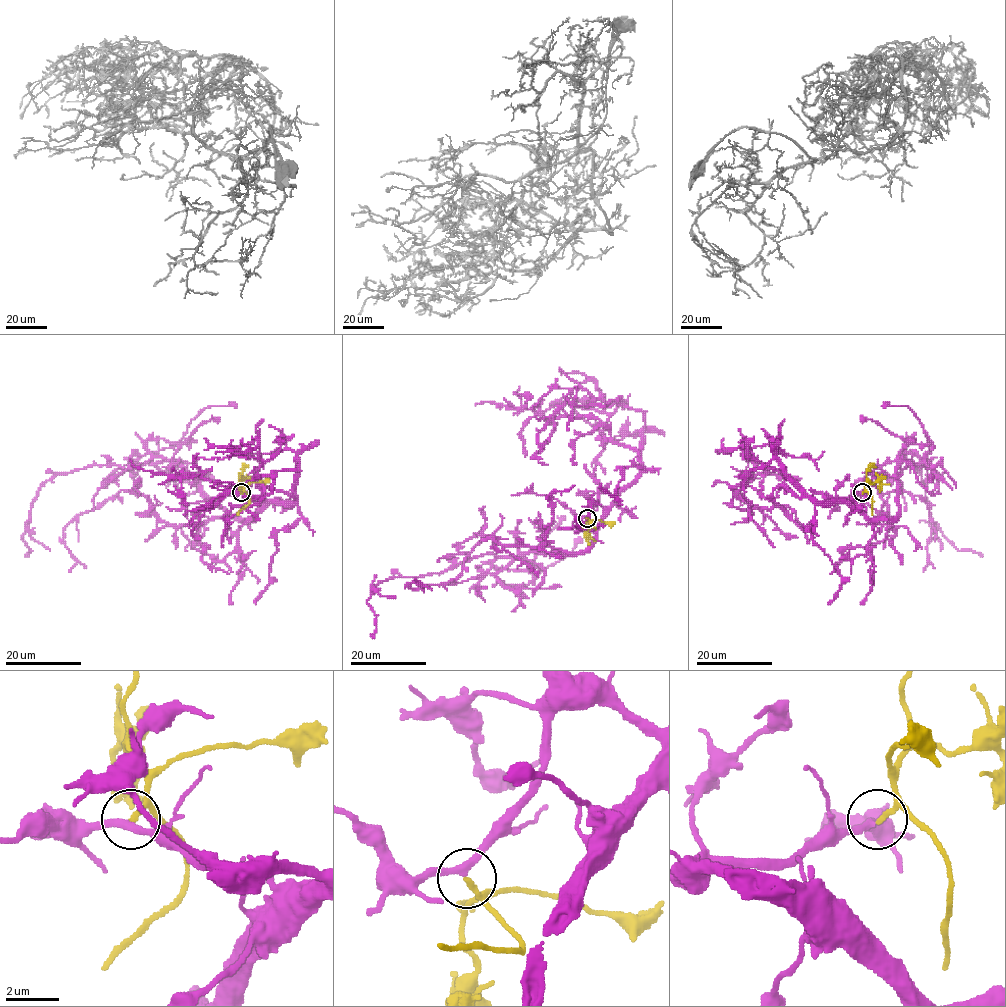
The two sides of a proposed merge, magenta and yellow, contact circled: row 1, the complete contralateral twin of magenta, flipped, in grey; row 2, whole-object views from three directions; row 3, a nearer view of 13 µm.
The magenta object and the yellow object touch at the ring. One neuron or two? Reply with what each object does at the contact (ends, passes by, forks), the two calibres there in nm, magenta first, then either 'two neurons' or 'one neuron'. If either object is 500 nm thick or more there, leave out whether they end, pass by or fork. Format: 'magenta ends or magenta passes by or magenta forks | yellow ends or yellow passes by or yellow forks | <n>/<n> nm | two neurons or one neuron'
magenta passes by | yellow ends | 260/200 nm | one neuron

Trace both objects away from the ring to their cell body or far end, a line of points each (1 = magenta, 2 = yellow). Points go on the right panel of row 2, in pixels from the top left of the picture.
1: (862, 493), (837, 500), (893, 519), (896, 467), (901, 457), (902, 468), (917, 464), (930, 520), (982, 556)
2: (862, 492), (867, 482), (888, 483)

